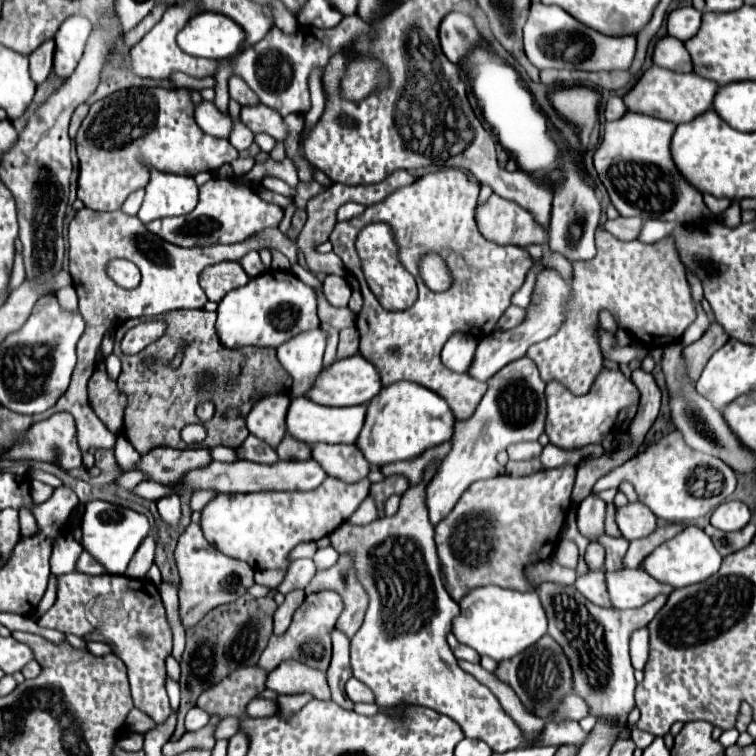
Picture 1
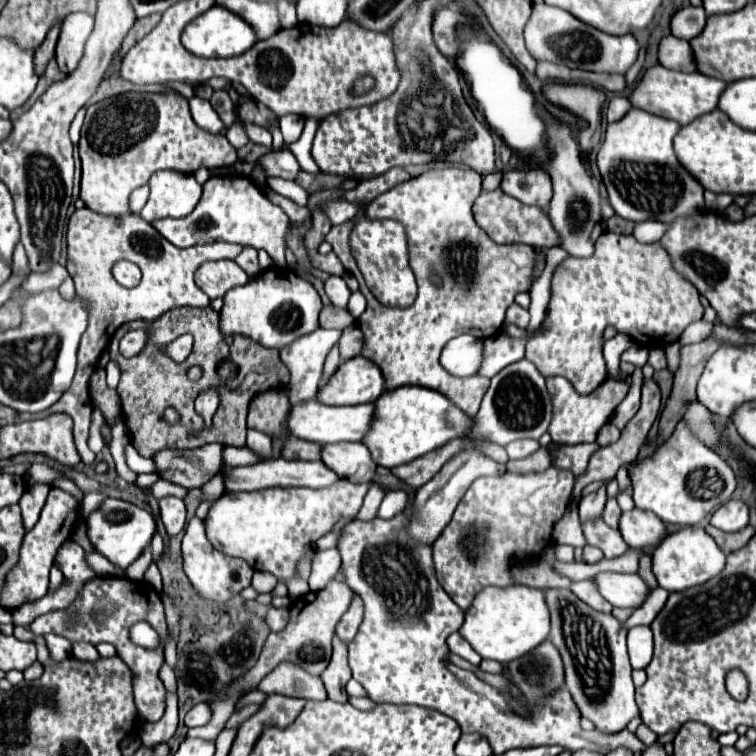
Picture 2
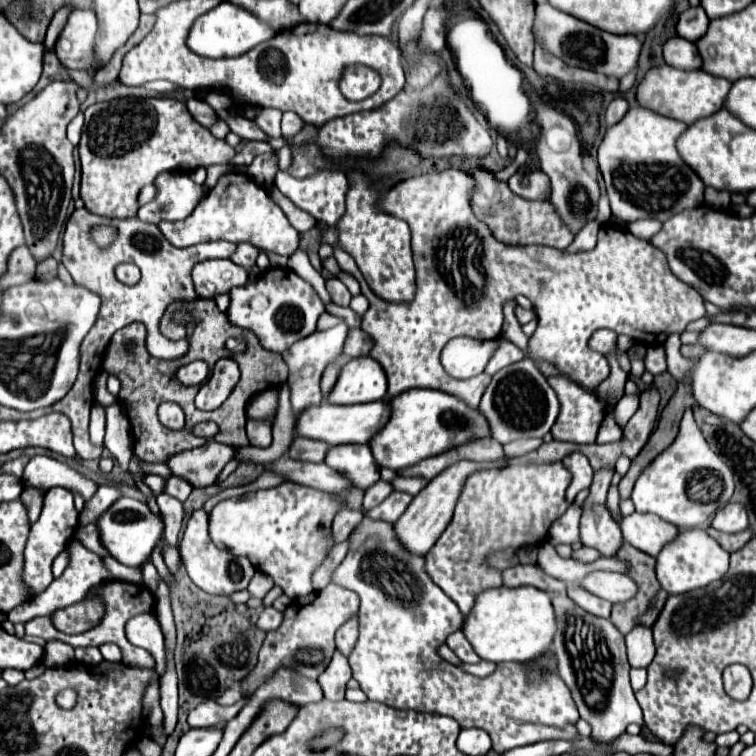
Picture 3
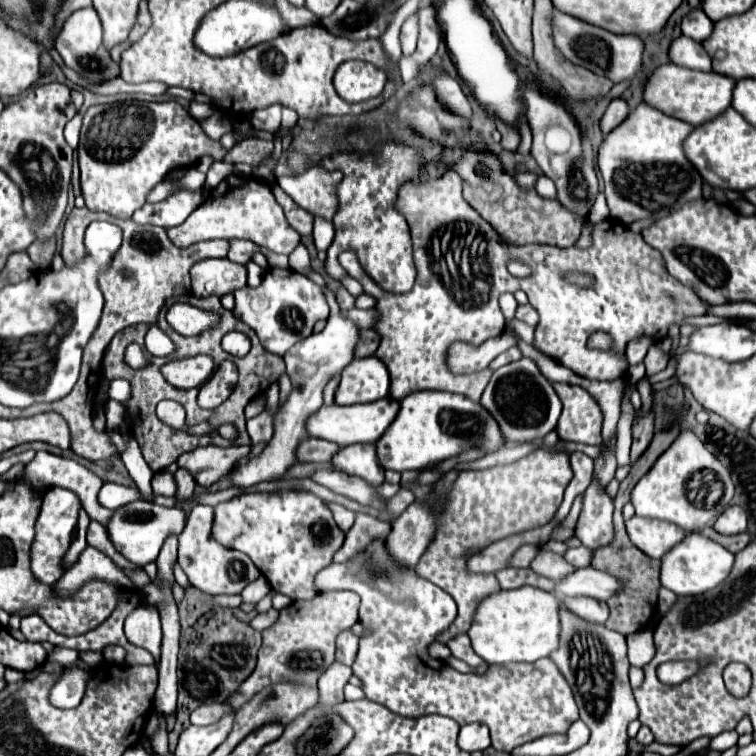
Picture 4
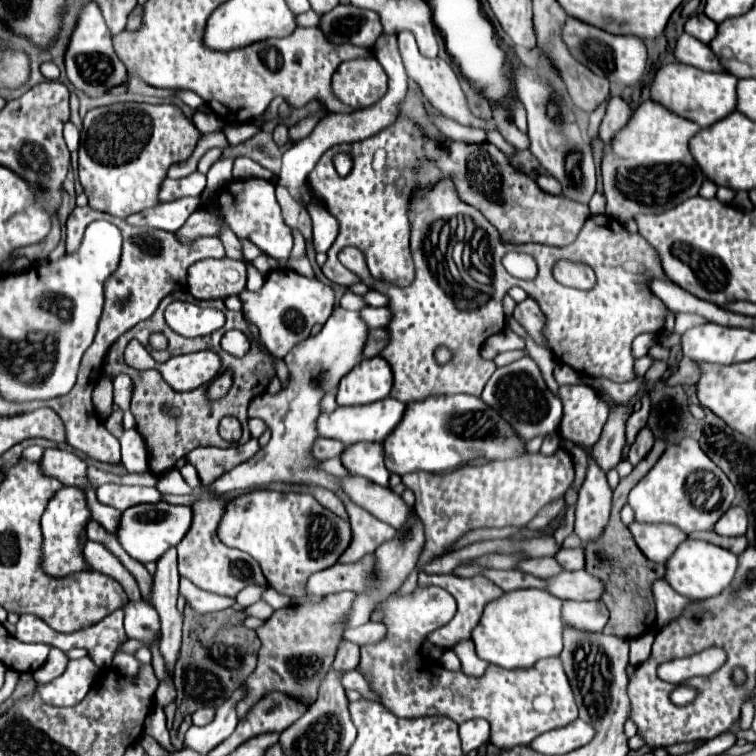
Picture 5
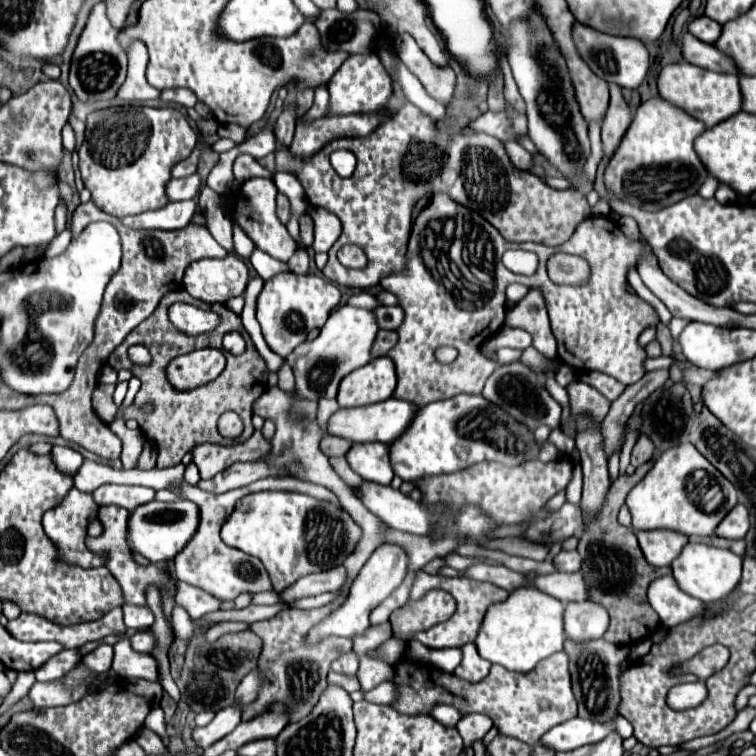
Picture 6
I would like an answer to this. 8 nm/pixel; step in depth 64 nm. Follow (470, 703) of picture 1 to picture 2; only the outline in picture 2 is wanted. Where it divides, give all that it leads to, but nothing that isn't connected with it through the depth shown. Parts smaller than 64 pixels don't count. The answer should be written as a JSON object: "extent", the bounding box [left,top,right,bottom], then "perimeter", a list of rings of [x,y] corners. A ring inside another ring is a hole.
{"extent":[338,504,646,754],"perimeter":[[[406,504],[406,508],[390,520],[382,520],[382,518],[374,518],[370,522],[352,520],[340,530],[338,550],[342,556],[342,570],[346,576],[346,584],[362,596],[364,606],[366,606],[362,626],[359,627],[356,638],[348,644],[350,648],[348,660],[350,660],[352,678],[358,680],[366,688],[368,696],[376,704],[416,704],[416,706],[424,706],[424,708],[432,708],[442,714],[448,714],[450,718],[458,722],[462,732],[470,732],[470,734],[476,732],[476,734],[486,736],[494,754],[504,754],[506,750],[512,750],[512,748],[532,748],[532,746],[552,746],[552,744],[558,744],[572,752],[588,748],[588,750],[598,750],[606,754],[618,746],[626,746],[632,752],[636,750],[644,752],[646,746],[628,728],[612,736],[602,734],[598,730],[592,730],[592,732],[582,730],[580,712],[566,688],[554,692],[550,698],[544,700],[542,706],[530,708],[526,698],[512,684],[512,694],[532,714],[532,718],[522,718],[508,708],[506,698],[496,688],[478,680],[474,672],[454,666],[446,656],[440,658],[440,652],[450,652],[446,638],[462,626],[464,612],[454,604],[454,600],[444,592],[444,588],[434,578],[432,546],[426,548],[426,544],[418,544],[416,540],[410,540],[410,536],[406,536],[406,512],[410,512],[410,504]]]}

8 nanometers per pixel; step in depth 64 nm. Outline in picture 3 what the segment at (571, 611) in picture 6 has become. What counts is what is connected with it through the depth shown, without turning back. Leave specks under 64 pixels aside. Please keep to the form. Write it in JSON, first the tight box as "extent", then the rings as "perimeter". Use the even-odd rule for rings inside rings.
{"extent":[568,586,612,618],"perimeter":[[[568,586],[568,596],[580,606],[584,608],[586,612],[594,614],[594,616],[600,616],[600,618],[608,618],[610,616],[610,610],[612,610],[612,604],[586,592],[582,586]]]}

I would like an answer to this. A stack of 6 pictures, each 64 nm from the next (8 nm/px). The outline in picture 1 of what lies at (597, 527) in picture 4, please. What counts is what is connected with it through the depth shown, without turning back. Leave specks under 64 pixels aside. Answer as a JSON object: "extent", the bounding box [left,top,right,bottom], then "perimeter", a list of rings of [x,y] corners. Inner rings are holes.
{"extent":[598,534,628,572],"perimeter":[[[608,534],[600,536],[598,538],[600,544],[604,544],[606,548],[606,570],[614,572],[614,570],[622,570],[622,560],[626,556],[626,550],[628,550],[628,540],[620,540],[620,538],[612,538]]]}

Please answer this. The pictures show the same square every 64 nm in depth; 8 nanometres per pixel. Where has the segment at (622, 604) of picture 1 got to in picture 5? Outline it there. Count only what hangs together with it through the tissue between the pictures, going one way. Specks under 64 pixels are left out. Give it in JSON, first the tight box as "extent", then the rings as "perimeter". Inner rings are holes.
{"extent":[548,570,602,600],"perimeter":[[[586,570],[562,572],[554,578],[548,578],[548,592],[560,600],[600,600],[602,580],[590,576]]]}

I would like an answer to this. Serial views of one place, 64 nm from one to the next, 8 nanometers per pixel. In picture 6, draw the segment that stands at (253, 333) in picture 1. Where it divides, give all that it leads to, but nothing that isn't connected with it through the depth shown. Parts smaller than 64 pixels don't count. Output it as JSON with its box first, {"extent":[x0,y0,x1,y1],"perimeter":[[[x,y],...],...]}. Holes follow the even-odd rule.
{"extent":[256,272,340,358],"perimeter":[[[282,272],[266,280],[256,300],[256,320],[262,326],[262,334],[272,352],[286,358],[298,344],[302,344],[310,330],[322,328],[330,312],[340,304],[340,290],[318,276],[298,276],[294,272]]]}

